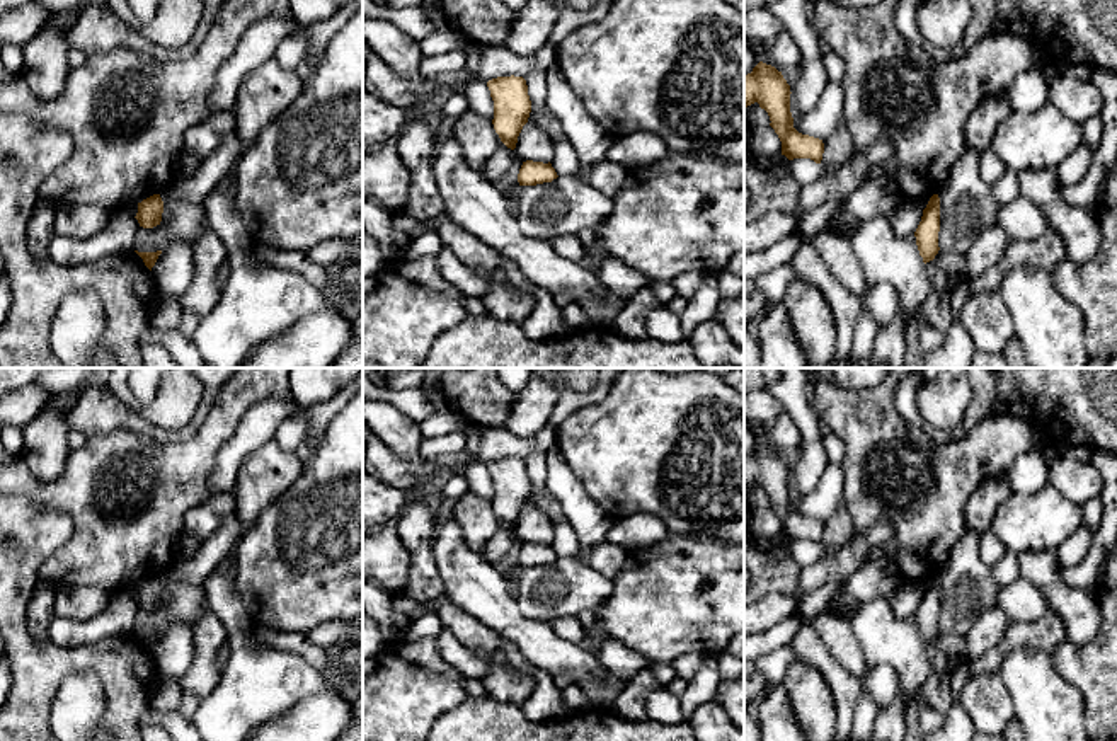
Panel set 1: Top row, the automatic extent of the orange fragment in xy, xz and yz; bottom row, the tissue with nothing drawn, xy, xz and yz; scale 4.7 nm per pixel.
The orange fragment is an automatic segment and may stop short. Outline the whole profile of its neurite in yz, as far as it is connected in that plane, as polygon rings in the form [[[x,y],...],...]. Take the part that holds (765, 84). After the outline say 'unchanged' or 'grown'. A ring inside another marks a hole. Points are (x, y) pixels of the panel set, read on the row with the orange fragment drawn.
[[[759,61],[751,73],[744,75],[744,107],[758,102],[768,112],[770,126],[782,141],[782,155],[788,160],[811,158],[821,164],[824,143],[793,128],[790,94],[790,85],[782,72],[771,65]]]; unchanged

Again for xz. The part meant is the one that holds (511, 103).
[[[497,77],[487,82],[494,101],[494,129],[501,141],[514,150],[531,112],[528,85],[523,77]]]; unchanged

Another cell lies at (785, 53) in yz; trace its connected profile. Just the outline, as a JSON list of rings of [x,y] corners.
[[[787,29],[778,31],[776,36],[770,39],[768,49],[771,61],[770,65],[775,66],[778,72],[800,68],[802,49]]]

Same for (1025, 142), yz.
[[[1047,101],[1034,112],[1011,111],[994,129],[989,148],[1020,174],[1057,169],[1081,141],[1081,126]]]

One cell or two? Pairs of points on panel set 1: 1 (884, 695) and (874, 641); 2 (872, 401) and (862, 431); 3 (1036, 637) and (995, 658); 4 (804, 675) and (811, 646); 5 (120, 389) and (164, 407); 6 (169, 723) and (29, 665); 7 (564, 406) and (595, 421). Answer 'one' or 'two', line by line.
1: two
2: one
3: one
4: two
5: one
6: two
7: two

